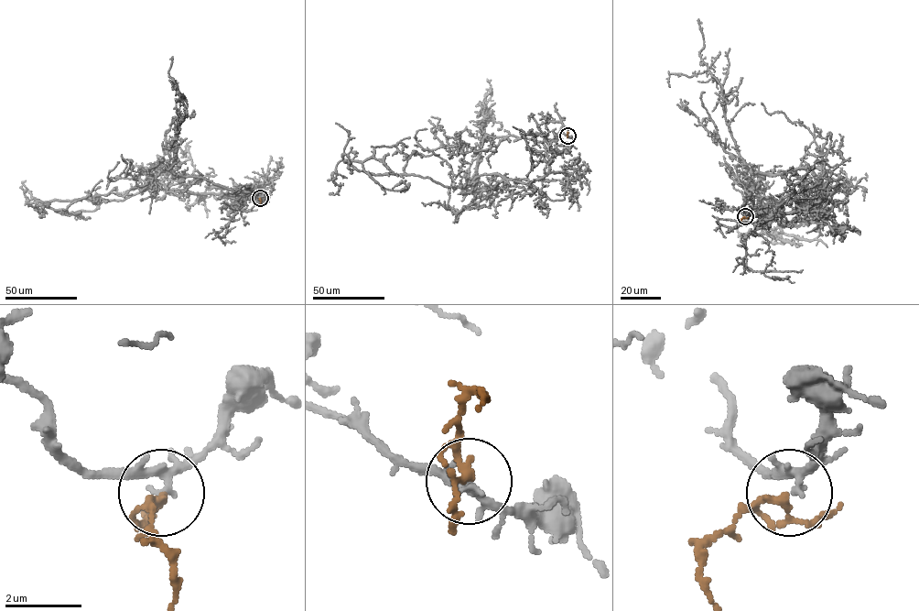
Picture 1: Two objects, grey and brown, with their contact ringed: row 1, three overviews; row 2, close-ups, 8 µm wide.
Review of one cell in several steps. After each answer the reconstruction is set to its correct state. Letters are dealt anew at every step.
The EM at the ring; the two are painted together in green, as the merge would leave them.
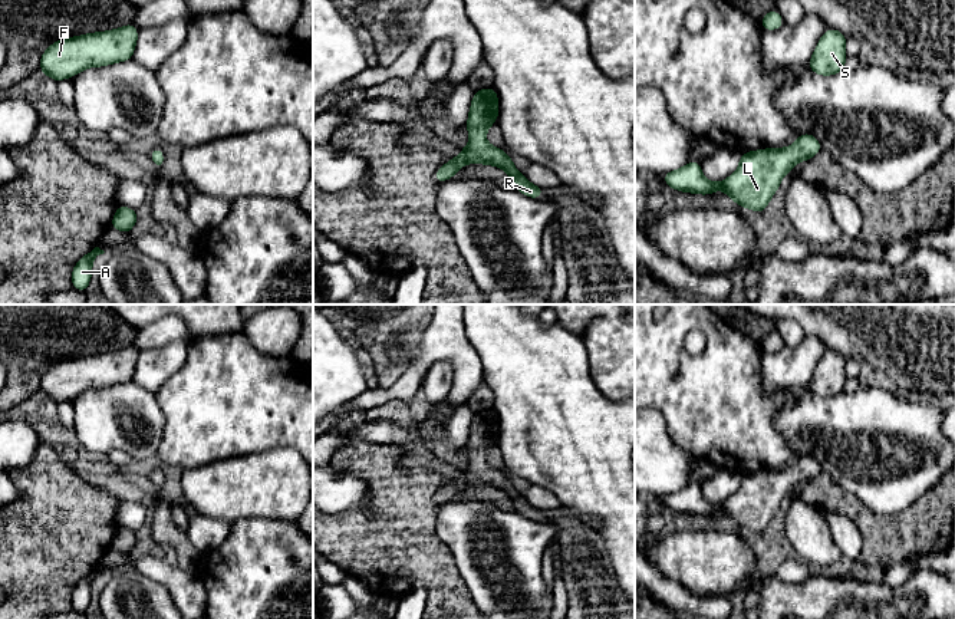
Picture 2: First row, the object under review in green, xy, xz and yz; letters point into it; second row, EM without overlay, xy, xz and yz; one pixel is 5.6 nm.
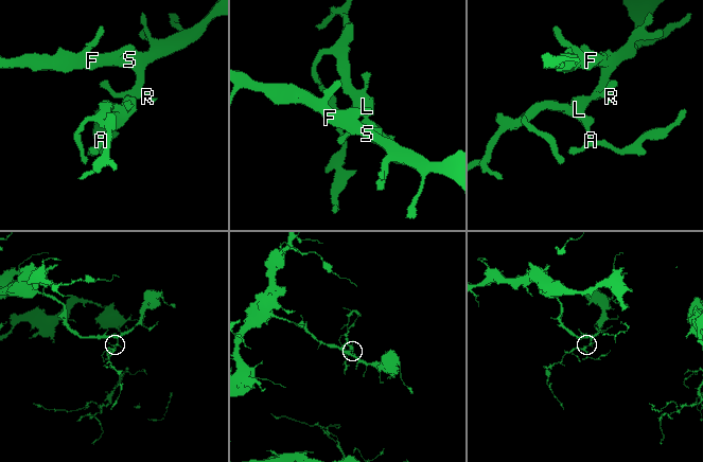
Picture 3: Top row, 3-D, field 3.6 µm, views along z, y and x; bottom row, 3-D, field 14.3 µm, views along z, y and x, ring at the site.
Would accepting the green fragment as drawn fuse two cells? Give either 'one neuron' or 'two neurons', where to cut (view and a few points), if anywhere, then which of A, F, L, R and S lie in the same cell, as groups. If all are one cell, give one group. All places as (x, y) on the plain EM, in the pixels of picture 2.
one neuron | no cut | A F L R S

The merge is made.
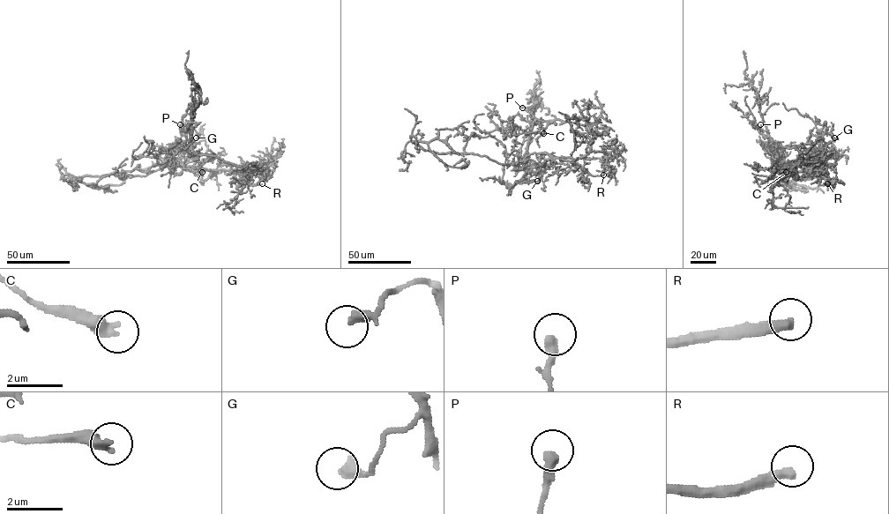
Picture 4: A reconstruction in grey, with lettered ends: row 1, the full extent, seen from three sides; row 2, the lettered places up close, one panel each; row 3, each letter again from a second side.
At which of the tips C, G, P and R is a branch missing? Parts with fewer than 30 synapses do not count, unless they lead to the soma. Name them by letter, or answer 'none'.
R

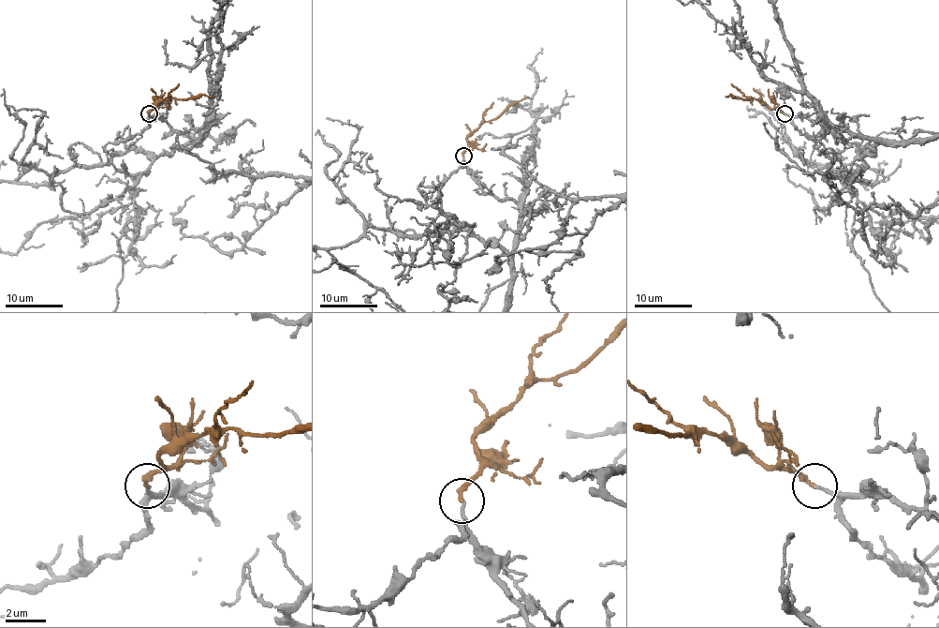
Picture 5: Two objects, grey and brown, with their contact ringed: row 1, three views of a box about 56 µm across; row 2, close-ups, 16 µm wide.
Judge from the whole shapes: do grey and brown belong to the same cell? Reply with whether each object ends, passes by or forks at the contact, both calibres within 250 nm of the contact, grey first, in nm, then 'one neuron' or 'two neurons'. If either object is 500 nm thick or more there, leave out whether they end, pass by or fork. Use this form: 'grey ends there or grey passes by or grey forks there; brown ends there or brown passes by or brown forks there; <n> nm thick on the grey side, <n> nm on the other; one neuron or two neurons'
grey ends there; brown ends there; 120 nm thick on the grey side, 280 nm on the other; one neuron

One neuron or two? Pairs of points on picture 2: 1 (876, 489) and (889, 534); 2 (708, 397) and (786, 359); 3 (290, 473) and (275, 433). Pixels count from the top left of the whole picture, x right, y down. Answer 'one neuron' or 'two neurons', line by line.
1: two neurons
2: two neurons
3: two neurons

